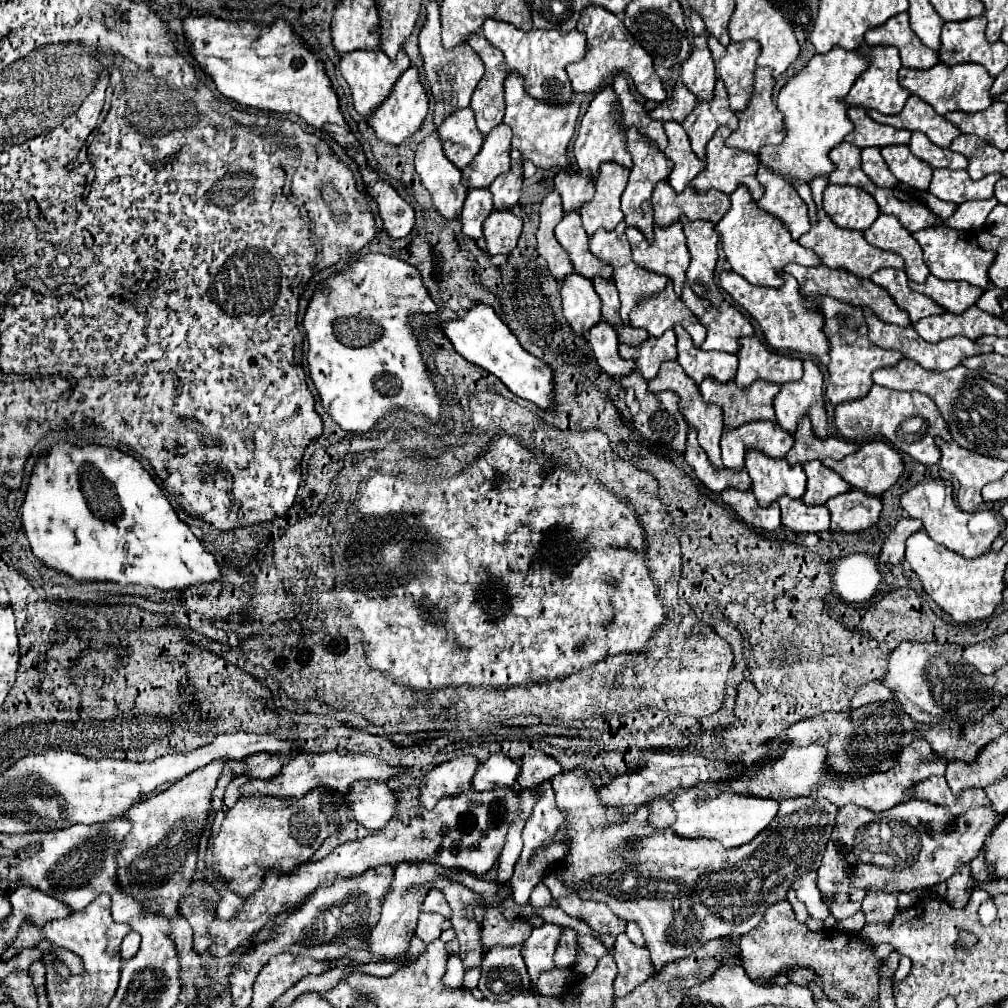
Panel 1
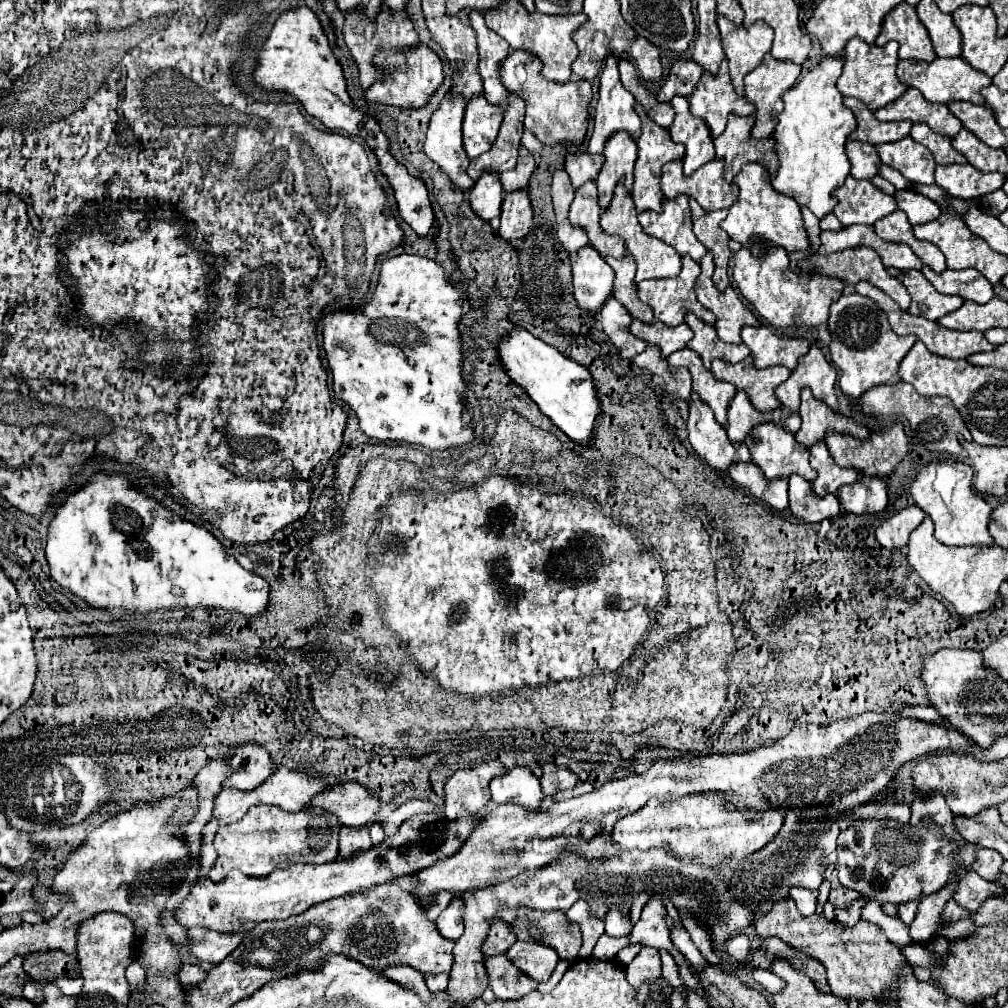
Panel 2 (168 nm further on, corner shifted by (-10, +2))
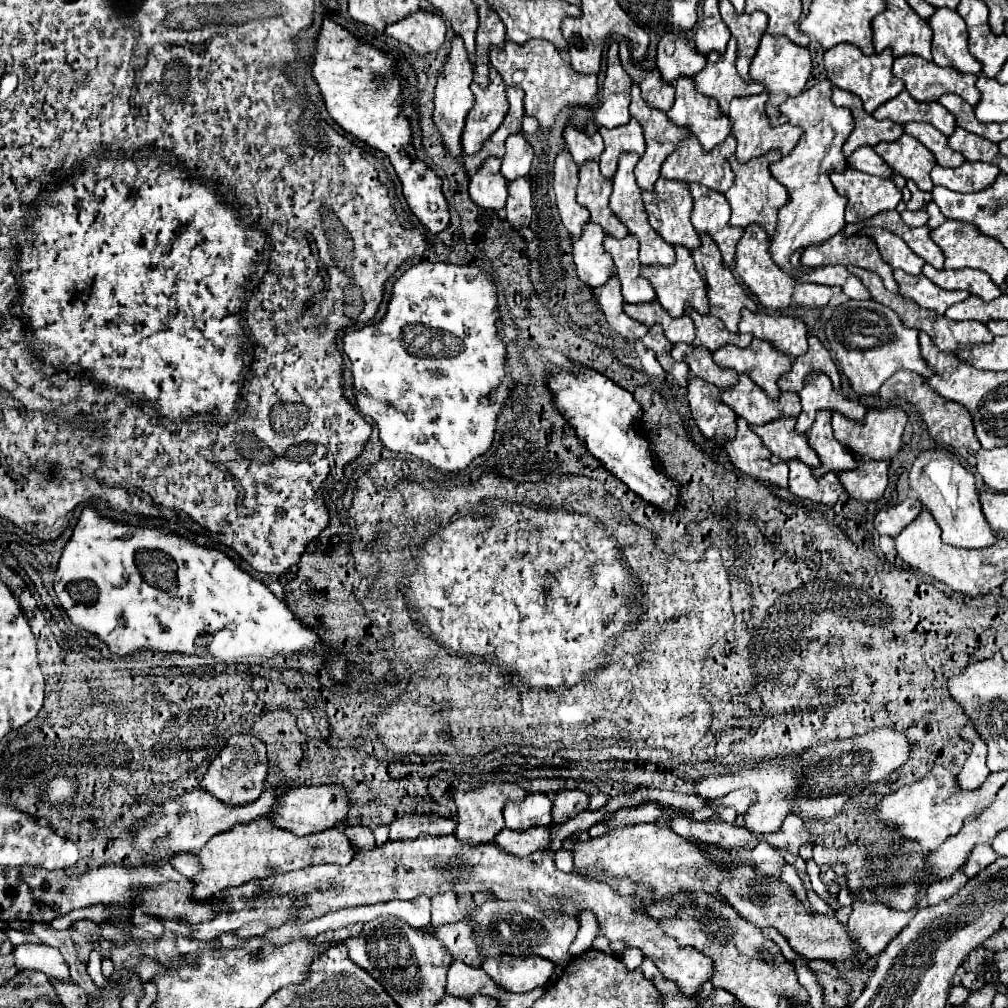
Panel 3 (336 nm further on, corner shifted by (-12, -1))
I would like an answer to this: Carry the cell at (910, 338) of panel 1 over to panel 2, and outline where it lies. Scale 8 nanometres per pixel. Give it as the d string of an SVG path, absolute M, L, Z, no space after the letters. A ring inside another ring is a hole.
M862 280L860 284L856 284L854 288L856 288L858 294L872 298L872 300L874 300L874 302L876 302L876 304L888 314L888 322L892 324L892 330L894 330L896 334L900 334L900 336L906 336L906 334L914 334L914 336L918 336L918 338L926 344L926 348L928 348L932 354L948 356L948 358L968 358L970 354L976 354L976 352L990 352L992 348L996 348L994 344L990 344L990 342L984 338L982 332L976 332L976 330L968 330L968 332L948 330L948 328L942 328L938 322L926 320L926 318L922 318L922 316L912 316L910 312L902 312L900 306L898 306L892 298L888 298L880 288L872 286L872 284L866 282L866 280Z

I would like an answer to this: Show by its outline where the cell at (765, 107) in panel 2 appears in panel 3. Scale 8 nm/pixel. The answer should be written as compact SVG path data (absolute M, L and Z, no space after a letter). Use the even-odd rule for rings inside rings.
M764 33L760 47L756 51L756 57L750 65L750 77L756 83L762 83L768 89L768 101L766 101L766 115L772 127L784 125L788 119L778 111L778 107L788 99L788 95L798 95L802 93L808 77L812 71L812 61L810 61L810 53L806 47L800 47L796 43L792 43L786 37L772 37L768 33Z

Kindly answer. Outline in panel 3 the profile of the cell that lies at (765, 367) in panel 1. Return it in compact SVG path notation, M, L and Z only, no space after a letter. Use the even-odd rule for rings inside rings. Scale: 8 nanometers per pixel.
M742 309L740 333L750 333L756 339L770 341L770 345L796 359L808 351L808 331L800 319L784 317L784 315L764 315L764 313L750 313Z

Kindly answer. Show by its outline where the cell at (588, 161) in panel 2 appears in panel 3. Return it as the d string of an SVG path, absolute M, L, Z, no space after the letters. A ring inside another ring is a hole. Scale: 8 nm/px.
M572 125L566 127L564 139L566 139L568 151L570 151L572 159L576 161L576 165L586 163L588 159L598 159L602 155L602 151L604 151L604 143L602 143L600 135L586 137L584 133L576 131Z

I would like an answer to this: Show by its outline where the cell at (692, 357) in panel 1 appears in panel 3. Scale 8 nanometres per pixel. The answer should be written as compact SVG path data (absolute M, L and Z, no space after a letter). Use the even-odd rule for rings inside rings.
M686 307L686 315L694 321L696 325L696 339L694 345L704 345L706 349L710 349L712 353L718 347L724 345L736 345L736 347L748 347L752 341L752 335L742 335L742 333L730 333L726 331L724 323L720 319L716 319L714 315L700 315L696 311L692 311L690 307Z

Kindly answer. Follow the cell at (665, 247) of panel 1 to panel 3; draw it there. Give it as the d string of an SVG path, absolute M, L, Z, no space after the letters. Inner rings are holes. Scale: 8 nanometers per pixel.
M658 179L656 187L652 193L642 193L644 199L644 207L648 213L648 223L650 227L654 227L654 231L670 245L682 245L690 251L698 249L700 237L694 231L692 223L690 223L690 213L692 213L692 197L688 191L688 185L682 181L666 181L666 179Z

